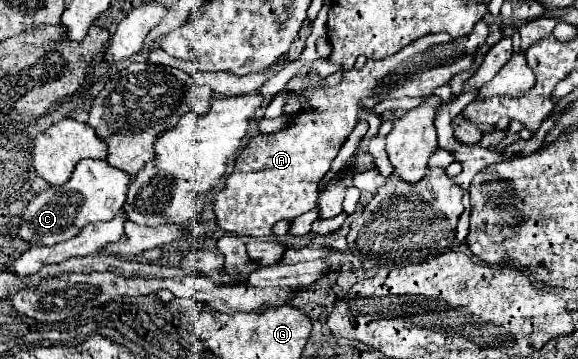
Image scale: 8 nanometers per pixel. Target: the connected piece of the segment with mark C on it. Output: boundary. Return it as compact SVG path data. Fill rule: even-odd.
M82 159L72 177L58 187L48 187L44 193L36 195L22 213L22 225L18 227L18 237L30 243L54 245L66 241L86 225L96 221L112 219L126 201L126 191L130 185L130 175L124 169L112 167L106 159Z

